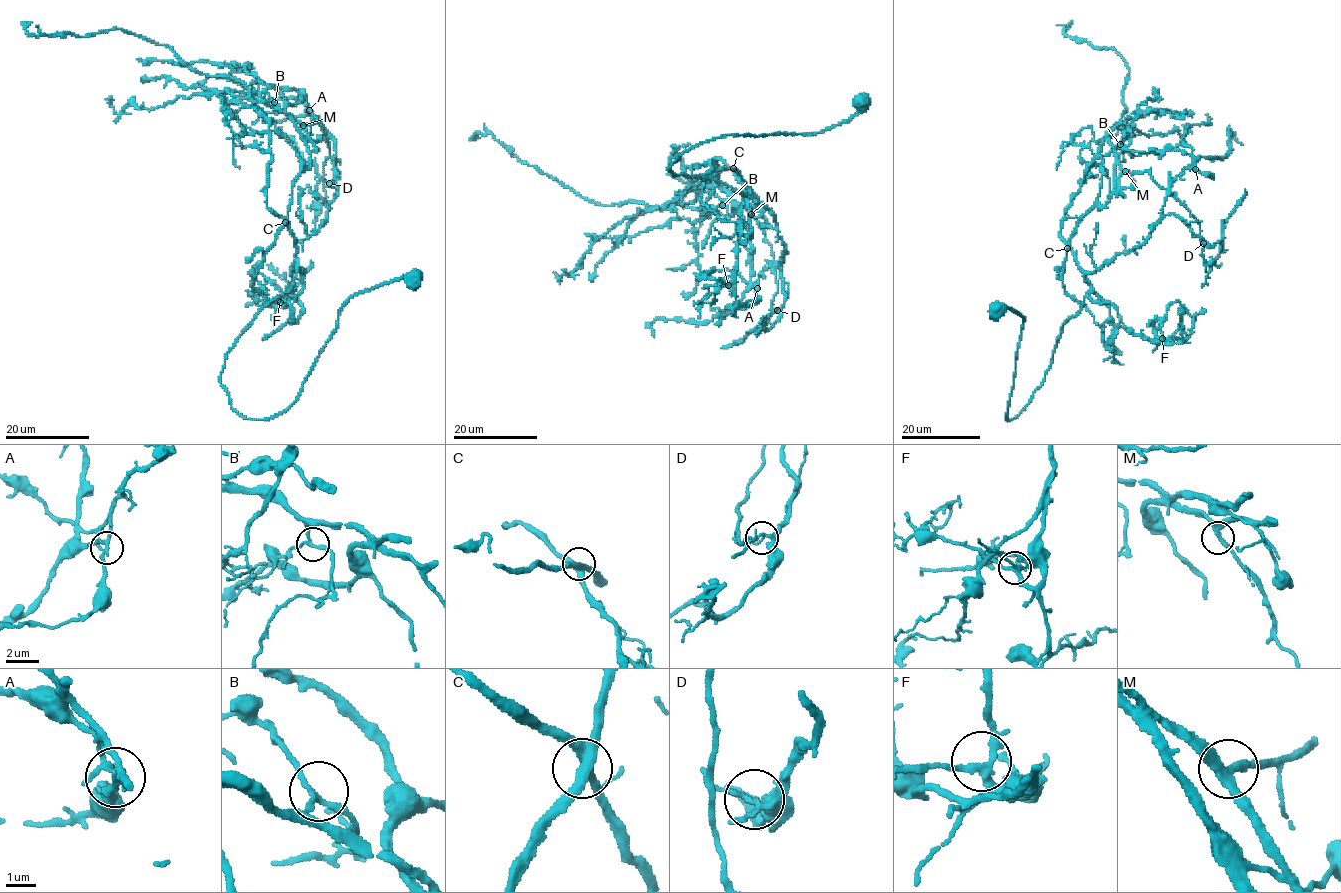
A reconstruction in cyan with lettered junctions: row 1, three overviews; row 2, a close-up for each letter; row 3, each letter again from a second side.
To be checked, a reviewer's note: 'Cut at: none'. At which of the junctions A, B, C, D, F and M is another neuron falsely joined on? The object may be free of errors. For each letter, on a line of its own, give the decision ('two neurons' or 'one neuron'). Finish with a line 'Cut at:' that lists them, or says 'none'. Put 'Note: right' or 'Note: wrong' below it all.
A: one neuron
B: one neuron
C: one neuron
D: two neurons
F: one neuron
M: one neuron
Cut at: D
Note: wrong

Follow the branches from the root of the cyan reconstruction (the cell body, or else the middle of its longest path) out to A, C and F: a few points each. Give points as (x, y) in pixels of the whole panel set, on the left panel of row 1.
A: (414, 276), (349, 299), (285, 410), (230, 406), (226, 353), (292, 285), (336, 195), (309, 110)
C: (414, 276), (354, 293), (298, 399), (244, 418), (220, 376), (253, 317), (292, 285), (285, 222)
F: (414, 276), (354, 293), (298, 399), (244, 418), (220, 382), (226, 353), (292, 285), (295, 261), (280, 302)

